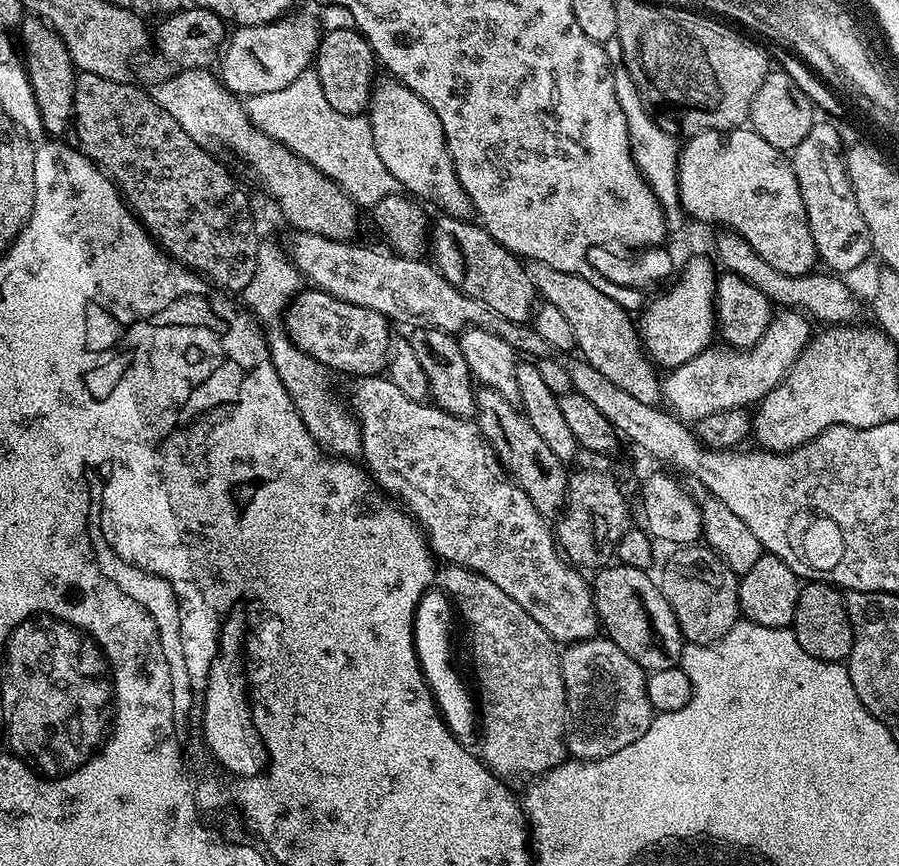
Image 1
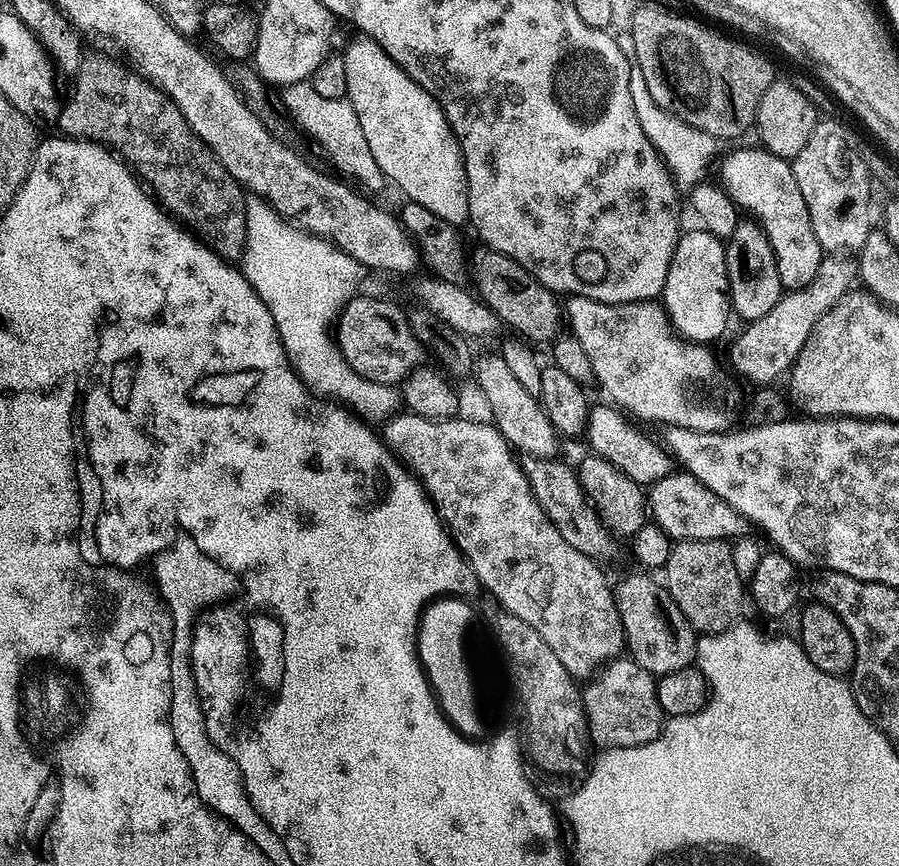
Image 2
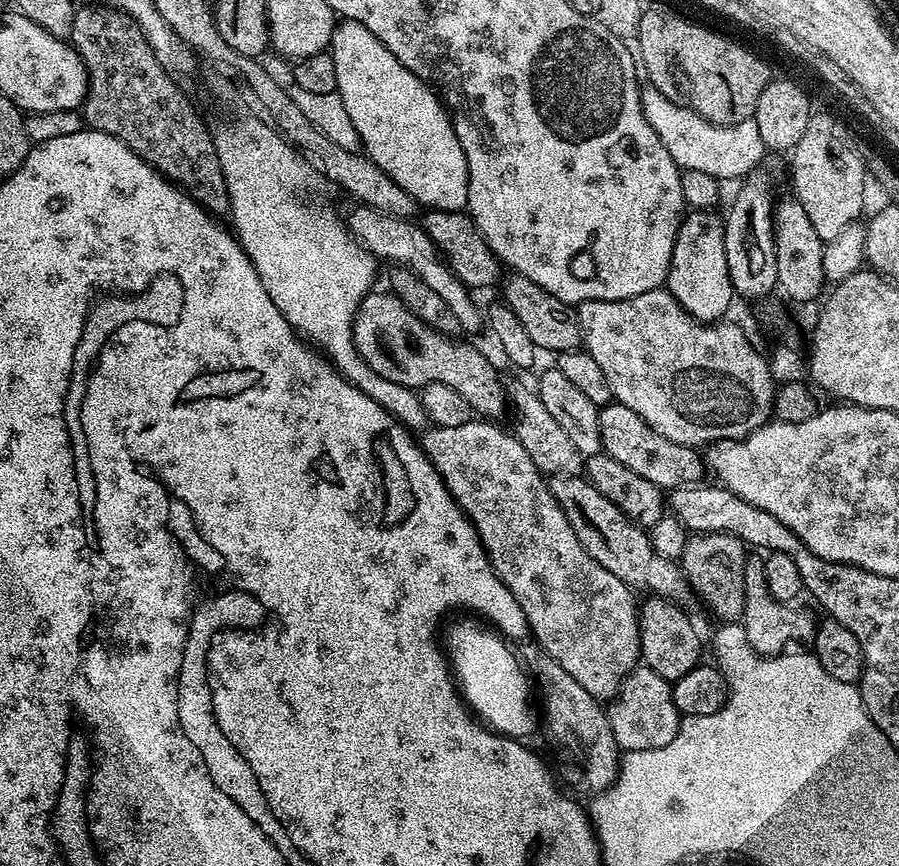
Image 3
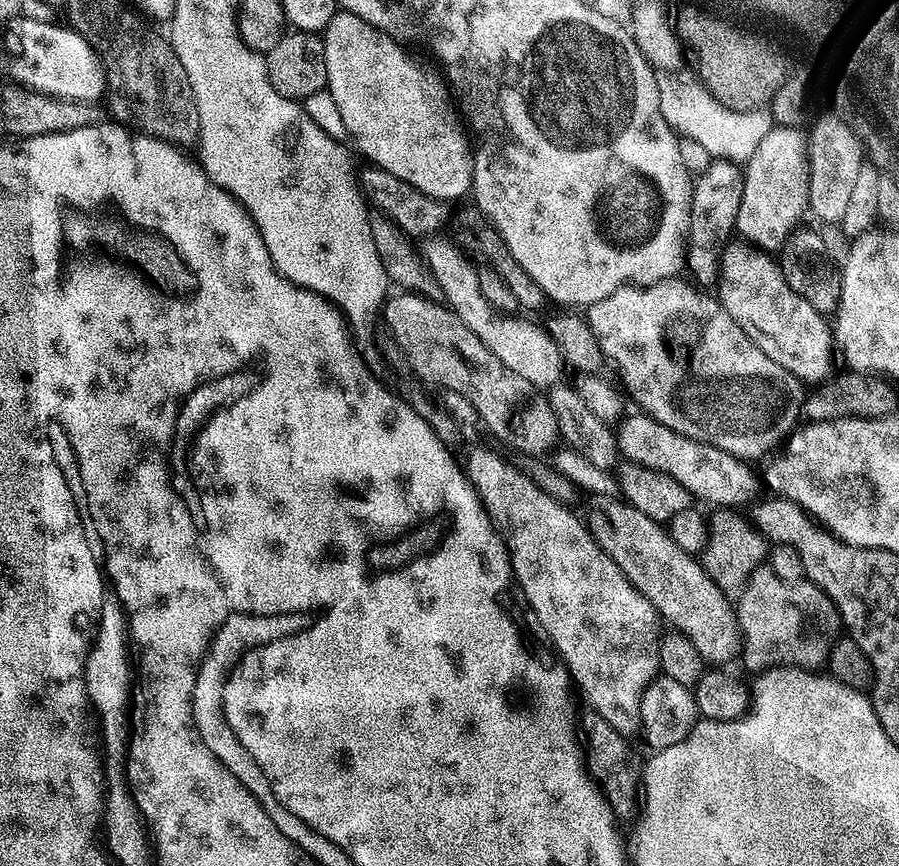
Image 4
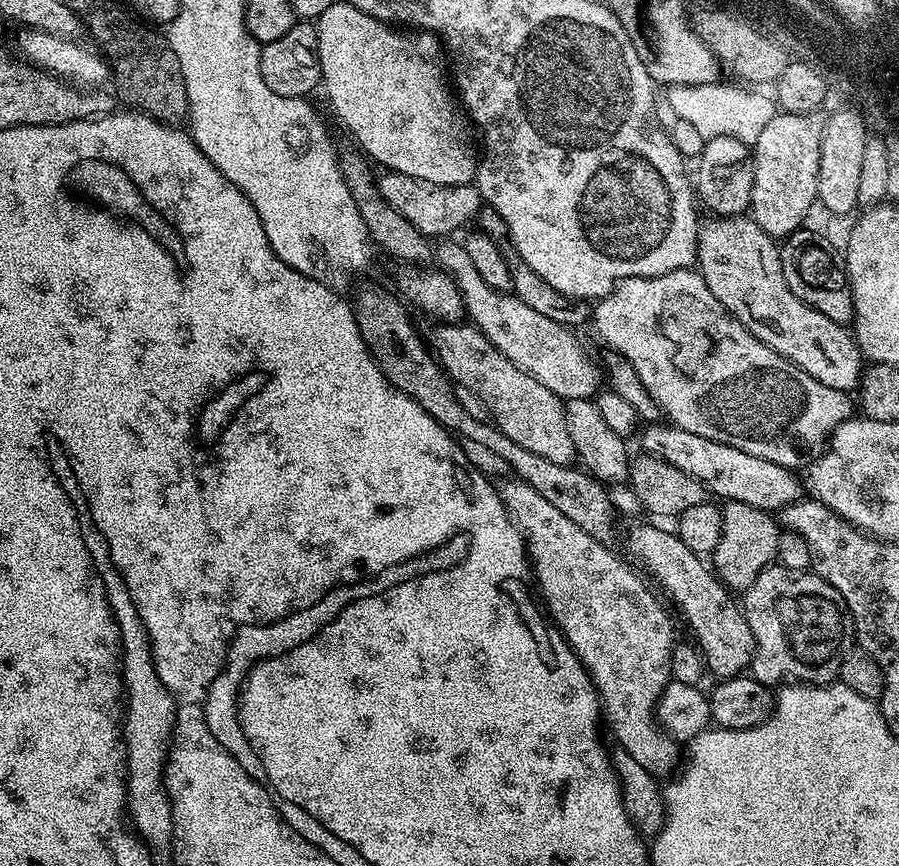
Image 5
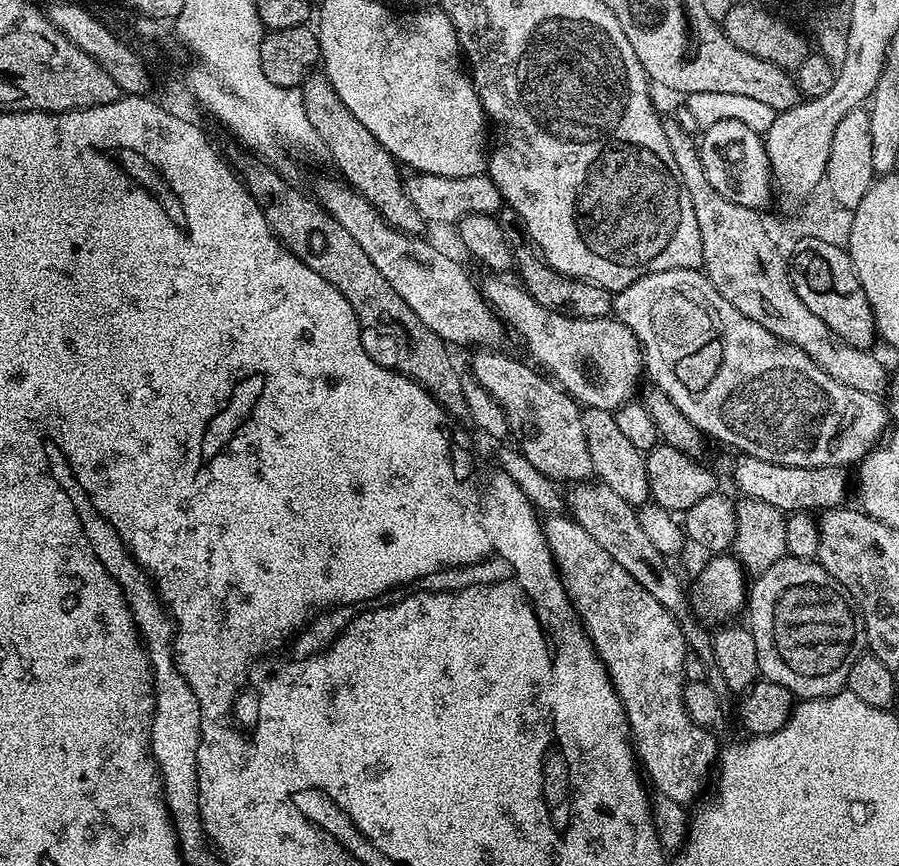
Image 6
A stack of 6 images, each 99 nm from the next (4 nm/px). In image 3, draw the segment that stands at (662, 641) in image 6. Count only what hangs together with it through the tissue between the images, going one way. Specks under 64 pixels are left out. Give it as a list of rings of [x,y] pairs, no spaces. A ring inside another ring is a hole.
[[[474,418],[462,426],[432,426],[424,437],[419,437],[418,443],[444,479],[456,505],[474,526],[498,578],[514,594],[518,606],[522,606],[531,635],[536,635],[537,642],[548,651],[547,659],[558,662],[595,700],[611,701],[621,680],[641,663],[638,600],[632,597],[633,589],[582,550],[574,530],[570,530],[570,522],[566,522],[566,516],[550,494],[547,479],[530,462],[530,454],[522,450],[522,442],[496,424],[499,423]]]

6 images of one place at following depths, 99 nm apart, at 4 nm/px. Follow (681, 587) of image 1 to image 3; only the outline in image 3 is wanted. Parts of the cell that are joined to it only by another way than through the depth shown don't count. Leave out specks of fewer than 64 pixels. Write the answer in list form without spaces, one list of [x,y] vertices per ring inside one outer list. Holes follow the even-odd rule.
[[[725,532],[689,535],[678,561],[680,570],[695,599],[701,600],[717,616],[717,621],[736,622],[743,617],[746,602],[744,563],[748,555],[746,545]]]

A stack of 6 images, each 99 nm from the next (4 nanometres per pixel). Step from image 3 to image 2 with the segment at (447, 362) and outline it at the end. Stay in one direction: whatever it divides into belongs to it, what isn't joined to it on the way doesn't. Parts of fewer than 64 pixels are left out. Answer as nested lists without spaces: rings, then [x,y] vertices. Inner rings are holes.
[[[357,294],[344,305],[334,324],[336,344],[346,362],[370,382],[399,385],[413,368],[421,363],[422,349],[418,338],[408,325],[408,312],[392,300]]]

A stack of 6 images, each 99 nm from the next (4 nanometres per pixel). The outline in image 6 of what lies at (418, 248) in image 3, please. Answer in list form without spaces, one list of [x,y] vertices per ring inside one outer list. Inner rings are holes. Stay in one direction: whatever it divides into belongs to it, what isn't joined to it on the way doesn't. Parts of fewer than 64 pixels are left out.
[[[488,275],[492,276],[486,277],[484,284],[482,280],[485,300],[503,317],[507,327],[520,335],[525,350],[533,356],[531,359],[577,404],[615,413],[623,404],[637,399],[640,376],[642,380],[645,375],[644,354],[638,338],[626,324],[615,315],[578,318],[546,310],[546,306],[538,306],[519,283],[511,284],[508,280],[499,280],[496,277],[499,275]]]

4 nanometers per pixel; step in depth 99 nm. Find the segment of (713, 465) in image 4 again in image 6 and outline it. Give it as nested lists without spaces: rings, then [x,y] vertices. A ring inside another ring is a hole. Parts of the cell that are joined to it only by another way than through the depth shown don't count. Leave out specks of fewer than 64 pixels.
[[[743,454],[735,457],[736,465],[732,468],[732,476],[743,495],[758,498],[758,502],[770,502],[770,506],[778,506],[783,512],[810,512],[826,508],[838,508],[850,496],[850,476],[840,466],[831,468],[807,468],[806,466],[782,466],[774,462],[759,460]]]

